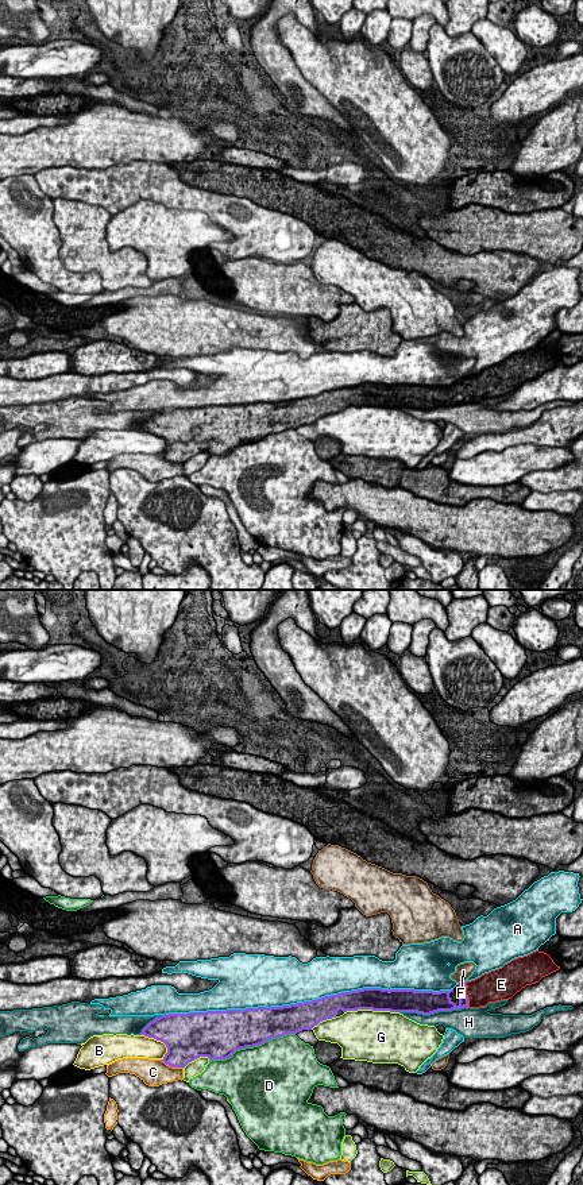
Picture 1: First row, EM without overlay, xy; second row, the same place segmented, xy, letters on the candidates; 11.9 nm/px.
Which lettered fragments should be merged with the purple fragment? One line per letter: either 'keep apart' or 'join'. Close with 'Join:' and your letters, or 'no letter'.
A: keep apart
B: keep apart
C: keep apart
D: keep apart
E: join
F: keep apart
G: keep apart
H: keep apart
Join: E

